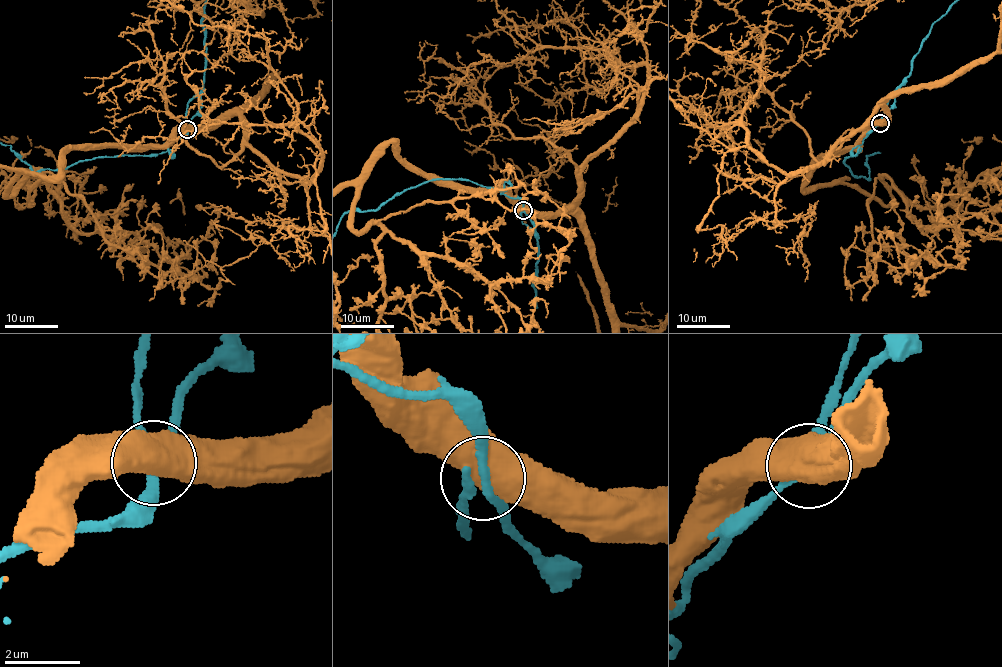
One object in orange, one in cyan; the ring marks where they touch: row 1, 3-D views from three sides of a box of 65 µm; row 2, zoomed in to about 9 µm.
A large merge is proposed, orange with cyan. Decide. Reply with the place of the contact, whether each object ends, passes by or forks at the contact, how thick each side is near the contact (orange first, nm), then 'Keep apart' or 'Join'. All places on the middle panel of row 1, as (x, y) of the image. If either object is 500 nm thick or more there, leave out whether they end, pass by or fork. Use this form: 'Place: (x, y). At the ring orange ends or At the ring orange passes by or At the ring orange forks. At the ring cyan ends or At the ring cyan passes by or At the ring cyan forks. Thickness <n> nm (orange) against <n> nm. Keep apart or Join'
Place: (523, 210). Thickness 800 nm (orange) against 190 nm. Keep apart

